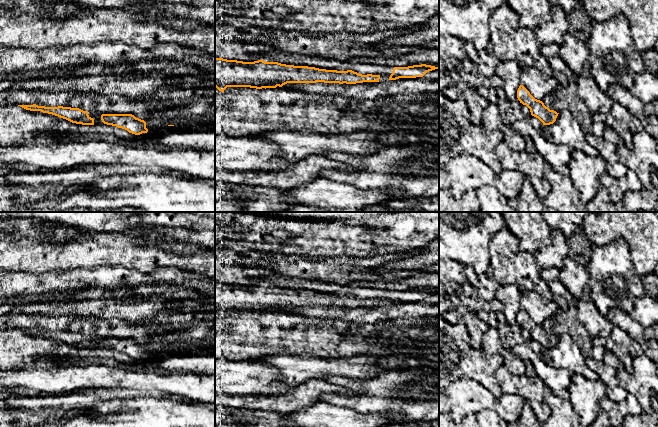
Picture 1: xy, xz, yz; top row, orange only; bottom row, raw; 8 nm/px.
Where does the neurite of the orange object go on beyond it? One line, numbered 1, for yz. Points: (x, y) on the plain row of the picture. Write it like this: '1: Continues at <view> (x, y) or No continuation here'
1: No continuation here

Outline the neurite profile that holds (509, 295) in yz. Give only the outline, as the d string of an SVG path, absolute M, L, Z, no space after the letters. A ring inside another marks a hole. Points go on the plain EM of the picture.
M496 284L495 288L495 298L499 300L504 306L503 314L506 318L507 327L511 328L514 331L519 330L520 325L517 322L517 314L521 309L521 292L514 284Z

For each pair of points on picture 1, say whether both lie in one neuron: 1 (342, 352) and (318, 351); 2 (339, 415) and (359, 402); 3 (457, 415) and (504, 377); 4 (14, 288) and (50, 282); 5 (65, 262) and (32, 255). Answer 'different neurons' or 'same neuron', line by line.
1: same neuron
2: different neurons
3: different neurons
4: same neuron
5: same neuron

